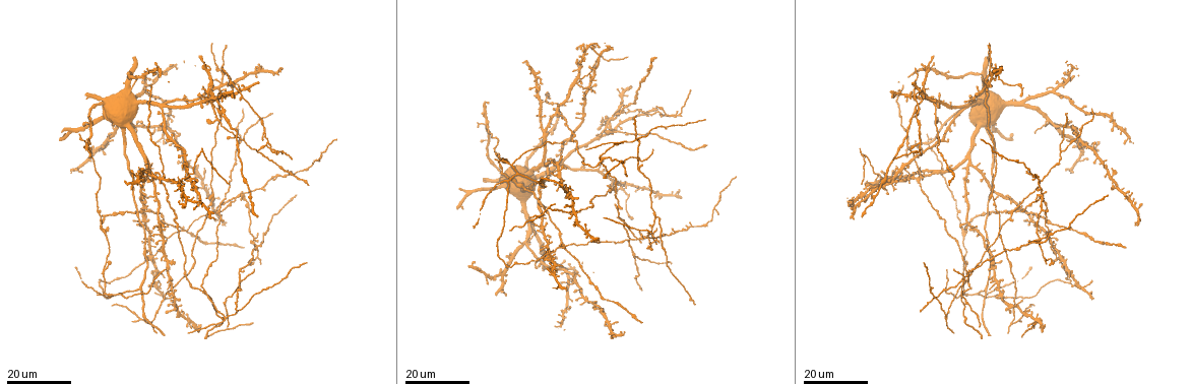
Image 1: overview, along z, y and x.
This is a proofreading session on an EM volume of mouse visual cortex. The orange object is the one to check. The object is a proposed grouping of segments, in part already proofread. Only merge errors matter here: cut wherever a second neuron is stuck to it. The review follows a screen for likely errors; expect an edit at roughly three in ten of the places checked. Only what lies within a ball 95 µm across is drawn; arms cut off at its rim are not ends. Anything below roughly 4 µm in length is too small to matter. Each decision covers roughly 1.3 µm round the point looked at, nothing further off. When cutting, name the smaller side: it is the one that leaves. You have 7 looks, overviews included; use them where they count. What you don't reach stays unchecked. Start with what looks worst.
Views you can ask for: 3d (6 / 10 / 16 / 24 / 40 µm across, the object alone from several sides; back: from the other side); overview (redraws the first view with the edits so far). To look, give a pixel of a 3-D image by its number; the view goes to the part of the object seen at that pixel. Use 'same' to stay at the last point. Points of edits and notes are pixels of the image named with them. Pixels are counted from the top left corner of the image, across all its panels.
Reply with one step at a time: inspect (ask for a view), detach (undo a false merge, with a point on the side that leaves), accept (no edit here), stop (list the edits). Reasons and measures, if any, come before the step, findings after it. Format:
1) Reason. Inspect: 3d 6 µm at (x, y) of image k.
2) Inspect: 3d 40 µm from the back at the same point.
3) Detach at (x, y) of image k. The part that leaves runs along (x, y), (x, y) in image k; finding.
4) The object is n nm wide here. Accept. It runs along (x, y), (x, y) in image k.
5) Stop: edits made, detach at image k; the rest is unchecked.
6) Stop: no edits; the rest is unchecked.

Looks like a crossing. Inspect: 3d 16 µm at (635, 237) of image 1.

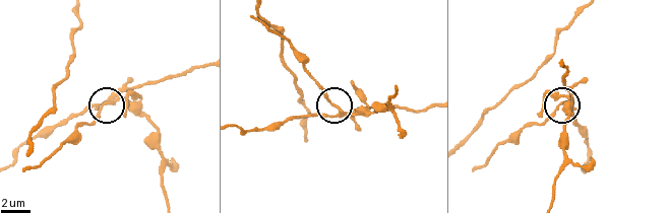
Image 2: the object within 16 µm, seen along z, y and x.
Closer look. Inspect: 3d 10 µm at (341, 111) of image 2.

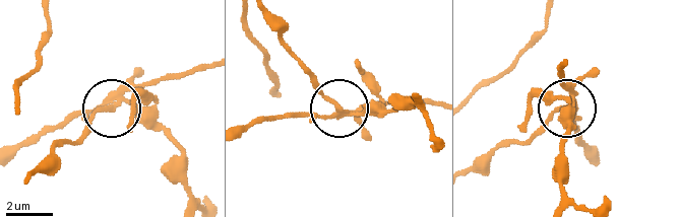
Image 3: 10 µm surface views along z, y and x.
The object is 190 nm wide here. Detach at (140, 99) of image 3. The part that leaves runs along (346, 110), (378, 115), (414, 99) in image 3; a second neuron is stuck on.

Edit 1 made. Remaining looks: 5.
Inspect: overview.

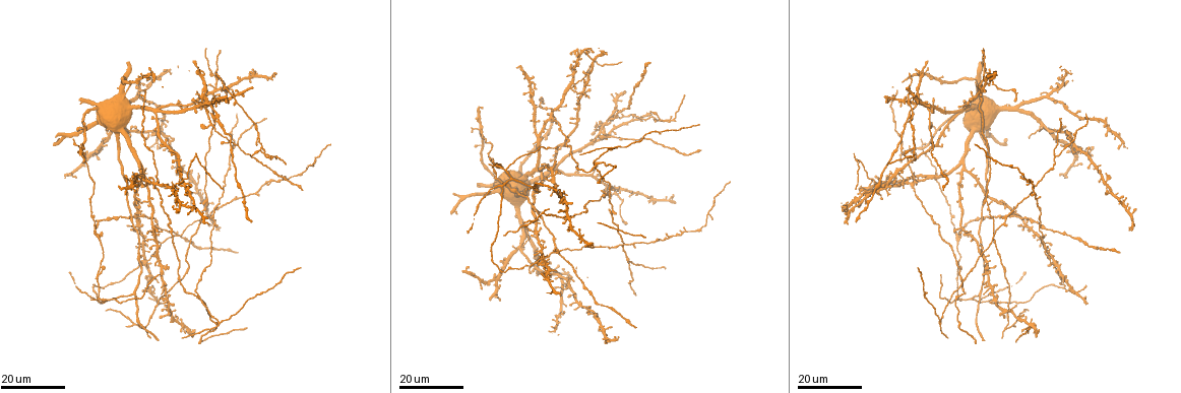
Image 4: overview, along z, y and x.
Four arms meet. Inspect: 3d 24 µm at (539, 264) of image 4.

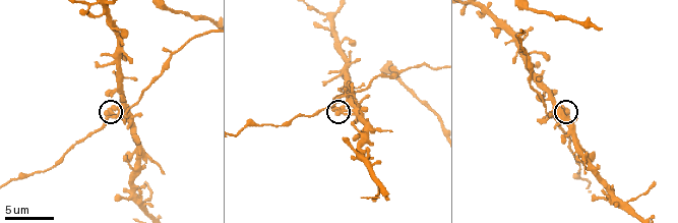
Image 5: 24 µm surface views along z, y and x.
Inspect: 3d 10 µm at (338, 109) of image 5.

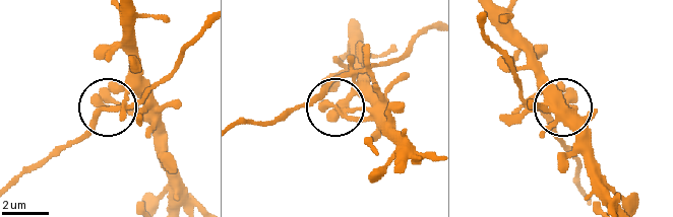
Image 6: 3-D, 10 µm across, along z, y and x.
Inspect: 3d 6 µm at (331, 105) of image 6.

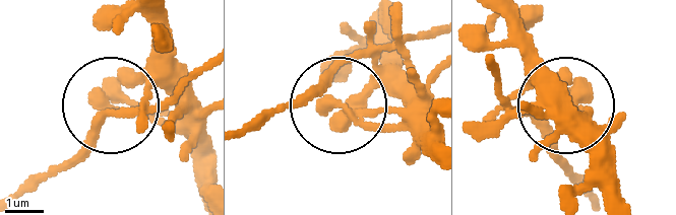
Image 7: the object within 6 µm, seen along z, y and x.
The object is 300 nm wide here. Accept. Continuous, no second neuron.

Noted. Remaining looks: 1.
Three-way junction. Inspect: 3d 6 µm at (528, 54) of image 5.

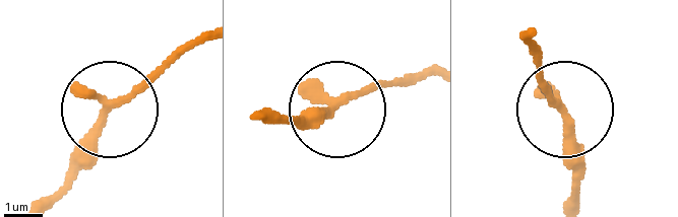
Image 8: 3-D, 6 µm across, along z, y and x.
The object is 220 nm wide here. Accept. It runs along (39, 205), (87, 128), (172, 53) in image 8; one neuron here.

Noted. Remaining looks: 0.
Stop: edits made, detach at image 3; the rest is unchecked.

